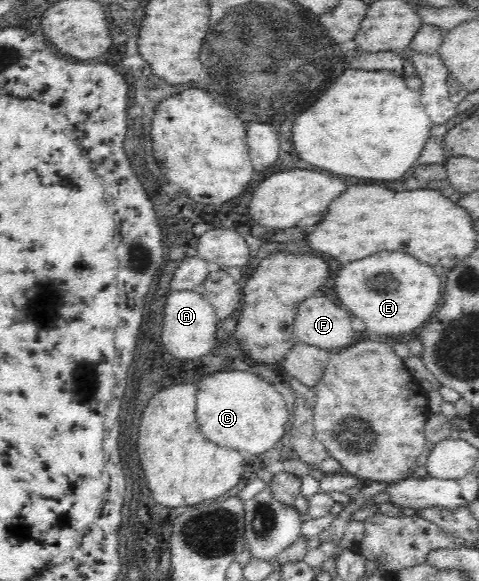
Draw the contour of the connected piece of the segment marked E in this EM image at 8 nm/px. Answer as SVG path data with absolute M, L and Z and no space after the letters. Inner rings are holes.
M382 251L349 262L335 278L335 292L341 306L367 324L369 332L385 336L412 336L413 330L424 326L443 301L444 283L426 263L403 251ZM385 286L385 288L383 288ZM407 334L407 336L405 336Z

